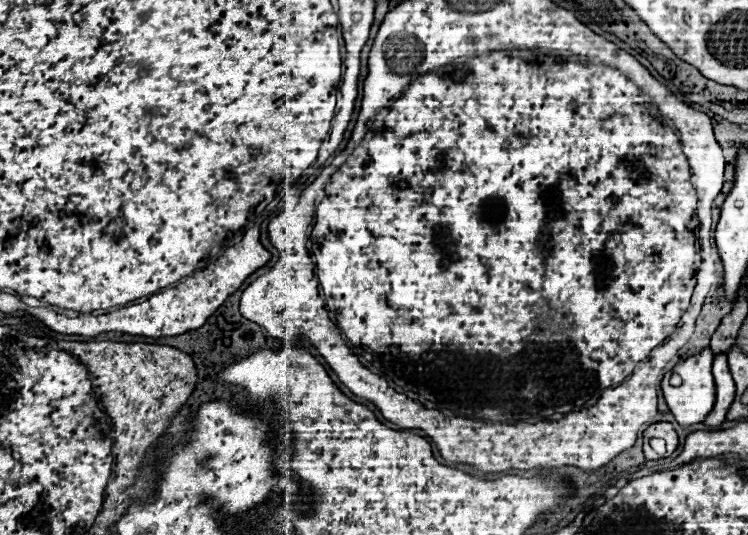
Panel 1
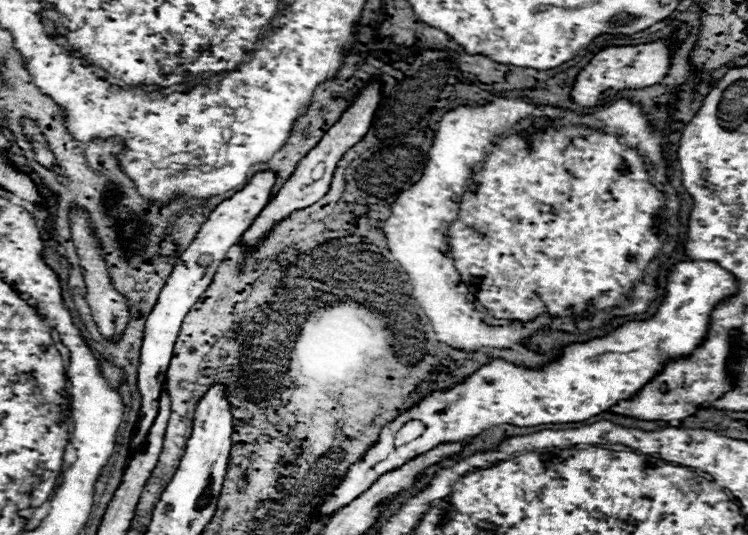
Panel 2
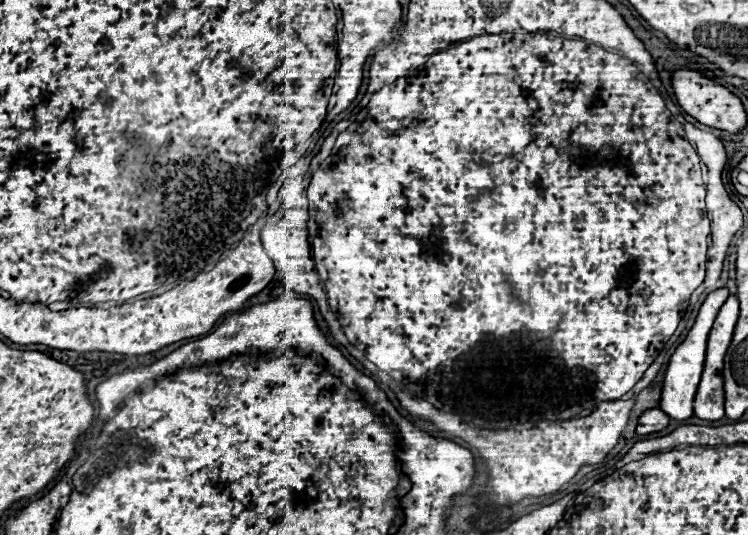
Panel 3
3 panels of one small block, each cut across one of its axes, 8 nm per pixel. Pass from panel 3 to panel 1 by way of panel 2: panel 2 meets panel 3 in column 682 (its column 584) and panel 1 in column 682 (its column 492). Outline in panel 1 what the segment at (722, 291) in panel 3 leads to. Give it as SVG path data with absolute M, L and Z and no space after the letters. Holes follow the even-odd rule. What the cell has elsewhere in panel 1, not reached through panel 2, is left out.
M704 348L702 352L688 356L686 360L682 360L680 364L674 366L672 372L668 372L662 380L662 392L666 398L666 404L670 408L670 412L674 414L676 422L680 426L690 426L690 424L698 424L704 422L704 418L710 414L712 406L714 406L714 378L712 378L712 350ZM678 374L682 378L680 386L670 386L670 376Z

